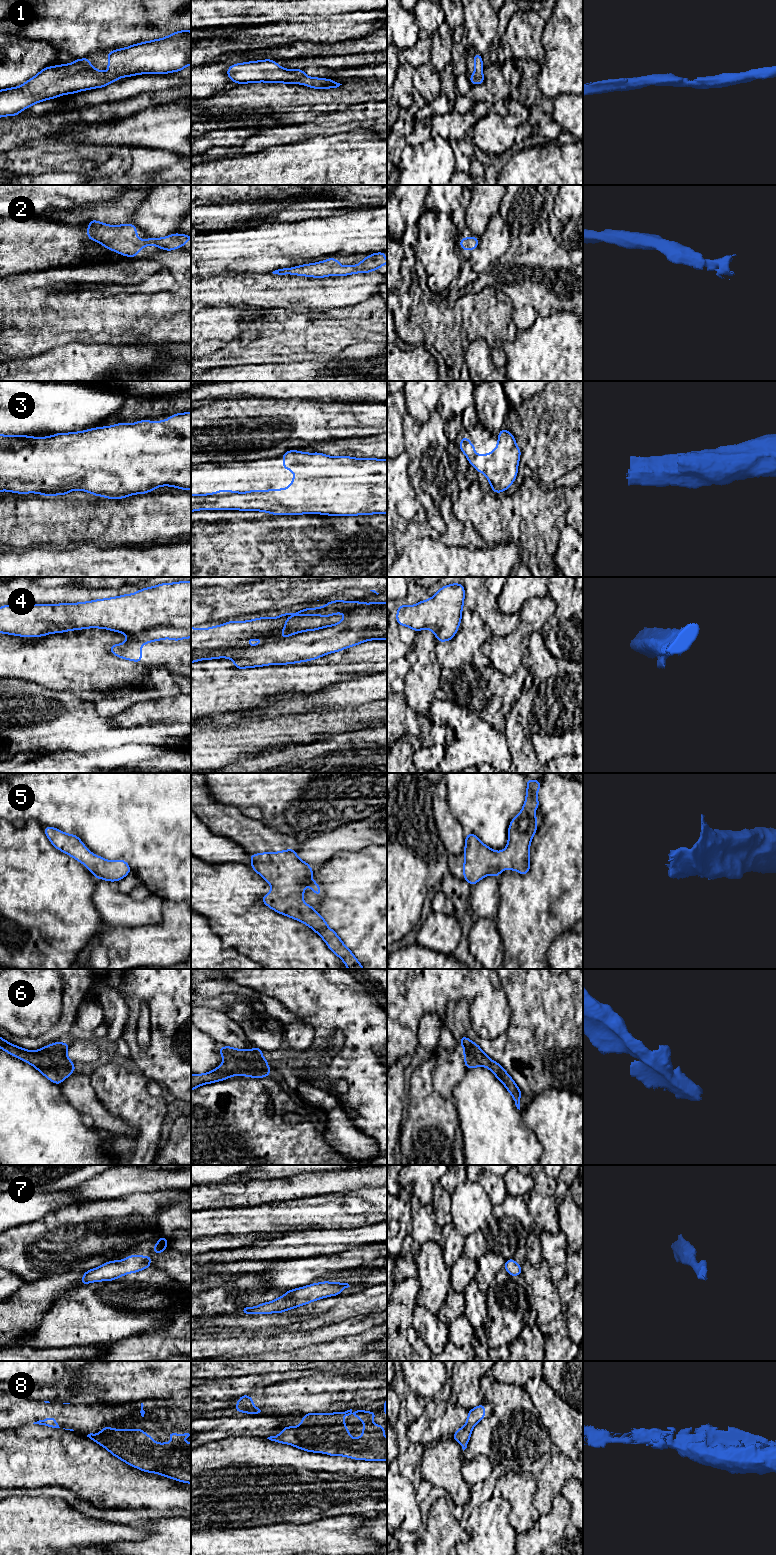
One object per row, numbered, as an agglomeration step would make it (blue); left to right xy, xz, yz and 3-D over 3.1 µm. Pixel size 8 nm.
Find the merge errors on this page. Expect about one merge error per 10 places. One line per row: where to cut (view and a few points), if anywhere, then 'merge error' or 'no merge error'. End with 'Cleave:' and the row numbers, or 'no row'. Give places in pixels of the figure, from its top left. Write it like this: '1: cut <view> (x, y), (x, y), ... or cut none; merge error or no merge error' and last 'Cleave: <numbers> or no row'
1: cut none; no merge error
2: cut none; no merge error
3: cut none; no merge error
4: cut xz (340, 633), (371, 629), (379, 630), (384, 635); merge error
5: cut none; no merge error
6: cut none; no merge error
7: cut none; no merge error
8: cut none; no merge error
Cleave: 4

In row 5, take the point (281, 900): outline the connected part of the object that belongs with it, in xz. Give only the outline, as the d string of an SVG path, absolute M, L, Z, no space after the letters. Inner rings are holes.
M290 847L280 852L249 854L249 857L251 868L273 887L262 897L266 906L313 929L348 969L365 969L335 931L328 927L325 919L302 901L305 882L316 895L323 893L319 884L311 879L314 873L311 866L298 858L296 850Z

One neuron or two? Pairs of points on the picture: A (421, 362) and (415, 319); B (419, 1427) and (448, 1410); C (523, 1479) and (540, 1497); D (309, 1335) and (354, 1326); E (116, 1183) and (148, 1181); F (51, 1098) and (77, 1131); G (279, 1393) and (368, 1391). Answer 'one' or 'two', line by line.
A: two
B: one
C: two
D: one
E: one
F: one
G: one

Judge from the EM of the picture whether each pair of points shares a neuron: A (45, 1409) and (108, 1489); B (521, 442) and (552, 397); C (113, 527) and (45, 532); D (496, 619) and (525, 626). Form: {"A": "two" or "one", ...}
{"A": "two", "B": "one", "C": "one", "D": "two"}

